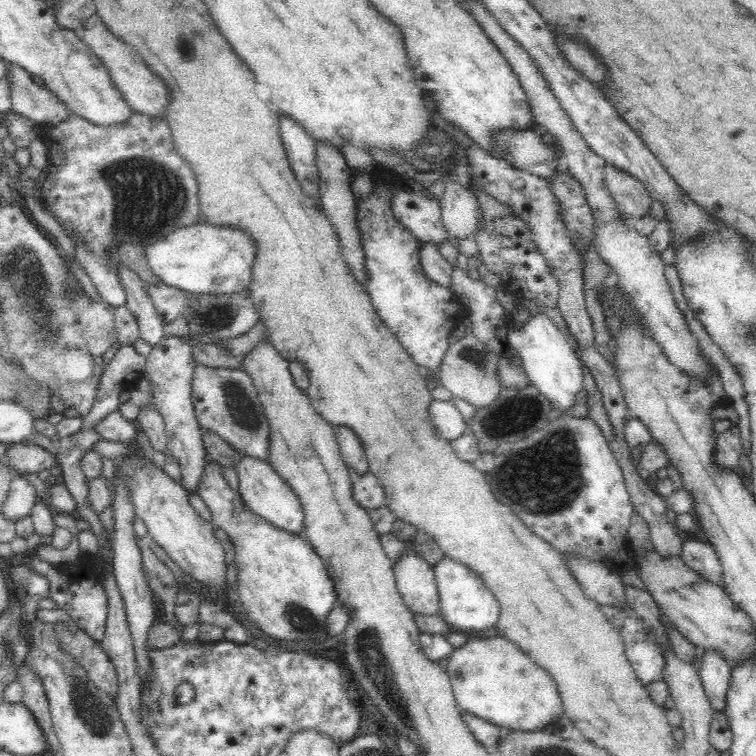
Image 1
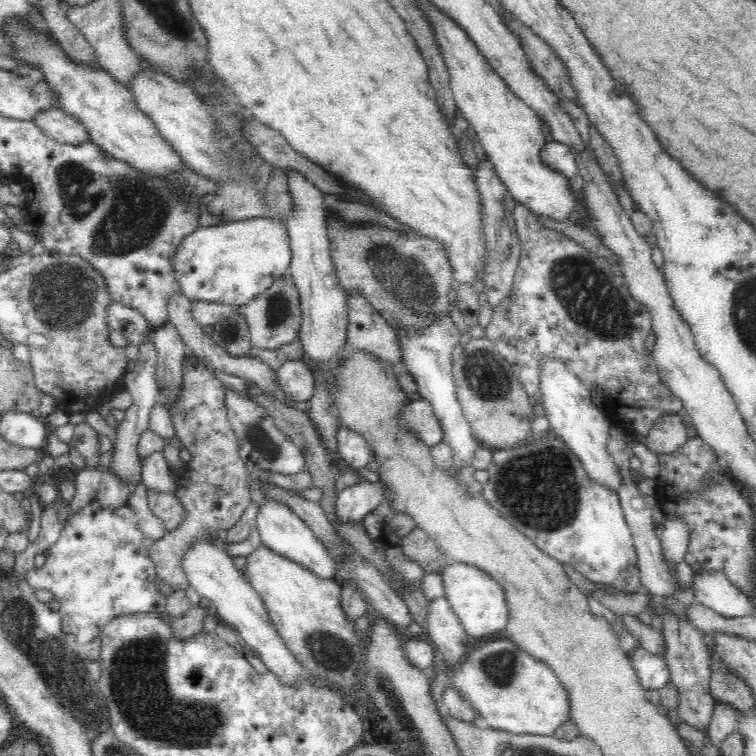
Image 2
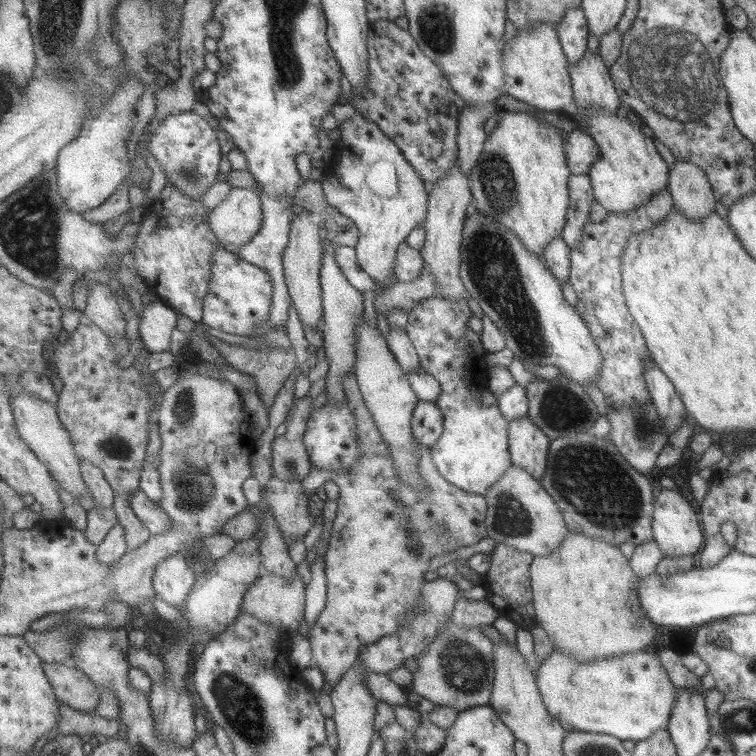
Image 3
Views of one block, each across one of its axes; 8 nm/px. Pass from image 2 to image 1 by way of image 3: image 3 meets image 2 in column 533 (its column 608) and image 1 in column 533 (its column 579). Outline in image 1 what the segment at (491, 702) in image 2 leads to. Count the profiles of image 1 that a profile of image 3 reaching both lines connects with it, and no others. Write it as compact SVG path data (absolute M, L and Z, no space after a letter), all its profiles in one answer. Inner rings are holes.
M500 634L466 641L453 649L444 666L457 707L496 727L510 731L540 731L554 724L564 713L559 691L550 674Z

